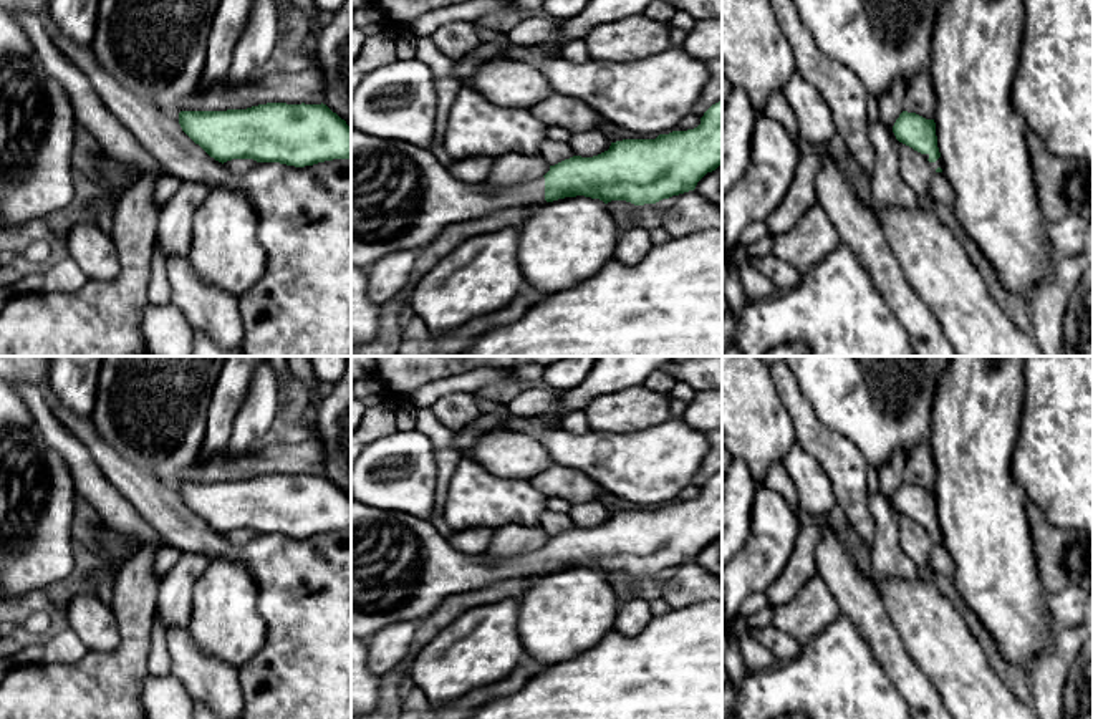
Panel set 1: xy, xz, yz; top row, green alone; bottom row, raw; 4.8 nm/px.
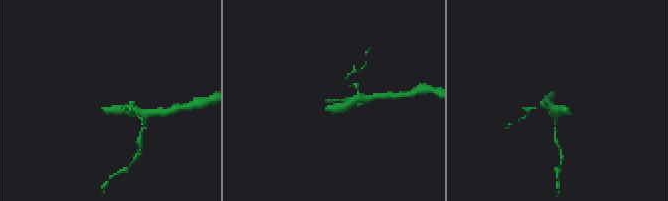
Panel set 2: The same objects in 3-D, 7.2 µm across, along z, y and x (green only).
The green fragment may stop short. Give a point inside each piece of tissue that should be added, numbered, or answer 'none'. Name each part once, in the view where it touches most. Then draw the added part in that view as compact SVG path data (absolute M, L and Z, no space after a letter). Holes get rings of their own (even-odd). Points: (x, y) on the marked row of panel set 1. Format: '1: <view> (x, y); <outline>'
1: xz (403, 197); M351 131L351 263L356 267L366 268L392 252L417 252L447 225L543 202L545 177L510 187L462 182L431 149Z

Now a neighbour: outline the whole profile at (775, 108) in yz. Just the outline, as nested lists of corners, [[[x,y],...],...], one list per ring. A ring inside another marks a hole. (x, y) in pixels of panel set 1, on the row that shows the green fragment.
[[[773,91],[767,98],[767,103],[762,108],[760,114],[783,124],[787,128],[788,134],[792,136],[792,139],[795,141],[797,147],[800,149],[800,139],[802,139],[800,129],[798,129],[795,114],[792,113],[782,91]]]

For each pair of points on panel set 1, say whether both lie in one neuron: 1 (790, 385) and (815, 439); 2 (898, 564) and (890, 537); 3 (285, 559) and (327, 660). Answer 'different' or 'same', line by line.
1: same
2: same
3: same

